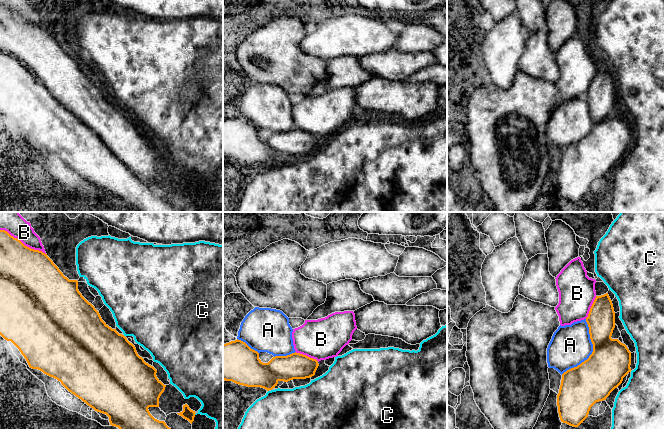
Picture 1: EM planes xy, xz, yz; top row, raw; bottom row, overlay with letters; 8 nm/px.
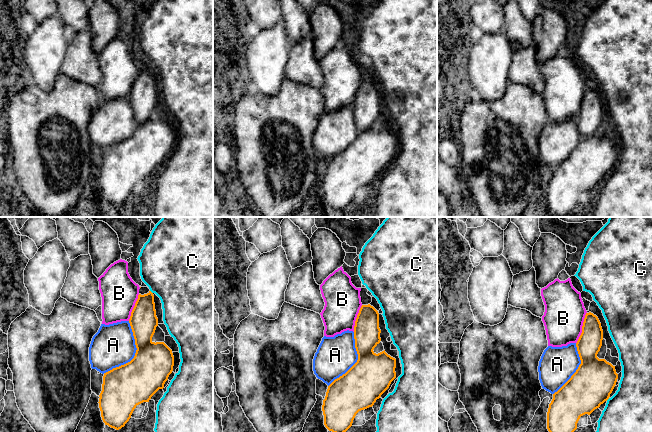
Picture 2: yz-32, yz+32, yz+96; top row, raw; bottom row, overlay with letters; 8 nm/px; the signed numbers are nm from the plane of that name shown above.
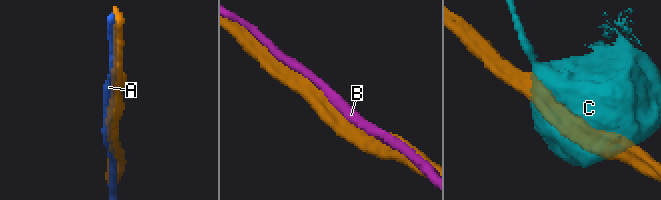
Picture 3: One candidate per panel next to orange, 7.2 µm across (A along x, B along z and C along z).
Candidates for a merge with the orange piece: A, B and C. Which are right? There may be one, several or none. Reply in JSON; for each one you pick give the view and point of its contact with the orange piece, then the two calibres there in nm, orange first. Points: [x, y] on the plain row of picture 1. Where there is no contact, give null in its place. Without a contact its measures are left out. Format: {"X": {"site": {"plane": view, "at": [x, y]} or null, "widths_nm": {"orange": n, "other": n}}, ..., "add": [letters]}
{"add": []}

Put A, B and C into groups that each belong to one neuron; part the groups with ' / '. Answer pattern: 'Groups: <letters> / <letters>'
Groups: A B / C

